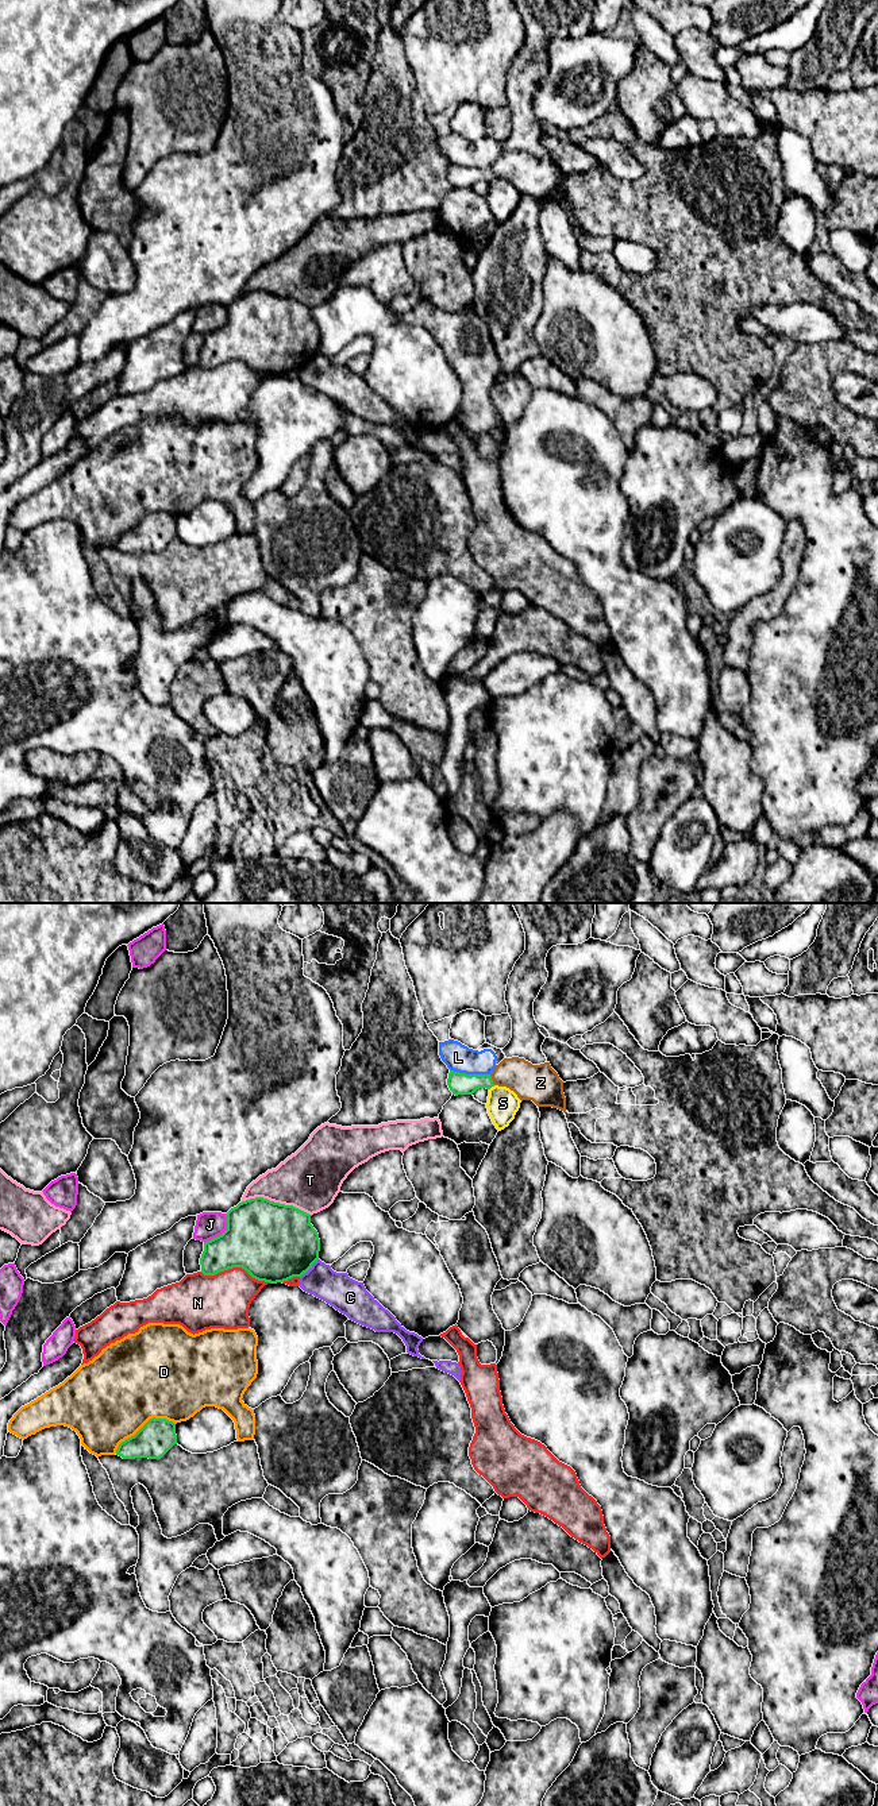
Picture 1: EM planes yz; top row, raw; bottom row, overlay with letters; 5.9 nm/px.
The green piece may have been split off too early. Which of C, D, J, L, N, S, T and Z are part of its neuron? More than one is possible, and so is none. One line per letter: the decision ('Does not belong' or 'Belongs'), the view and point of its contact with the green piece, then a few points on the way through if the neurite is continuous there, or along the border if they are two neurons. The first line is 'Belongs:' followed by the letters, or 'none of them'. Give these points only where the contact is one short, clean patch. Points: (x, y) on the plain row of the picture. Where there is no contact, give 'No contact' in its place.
Belongs: Z
C: Does not belong. Touches green at yz (310, 361)
D: Does not belong. Touches green at yz (143, 518)
J: Does not belong. Touches green at yz (223, 325)
L: Does not belong. Touches green at yz (470, 168)
N: Does not belong. Touches green at yz (235, 359)
S: Does not belong. Touches green at yz (492, 178). Boundary: yz (495, 178), (489, 182)
T: Does not belong. Touches green at yz (276, 296)
Z: Belongs. Touches green at yz (492, 173). Path across: yz (458, 176), (492, 173), (524, 172), (528, 174)

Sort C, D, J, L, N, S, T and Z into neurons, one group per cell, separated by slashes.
C / D / J / L / N / S / T / Z

